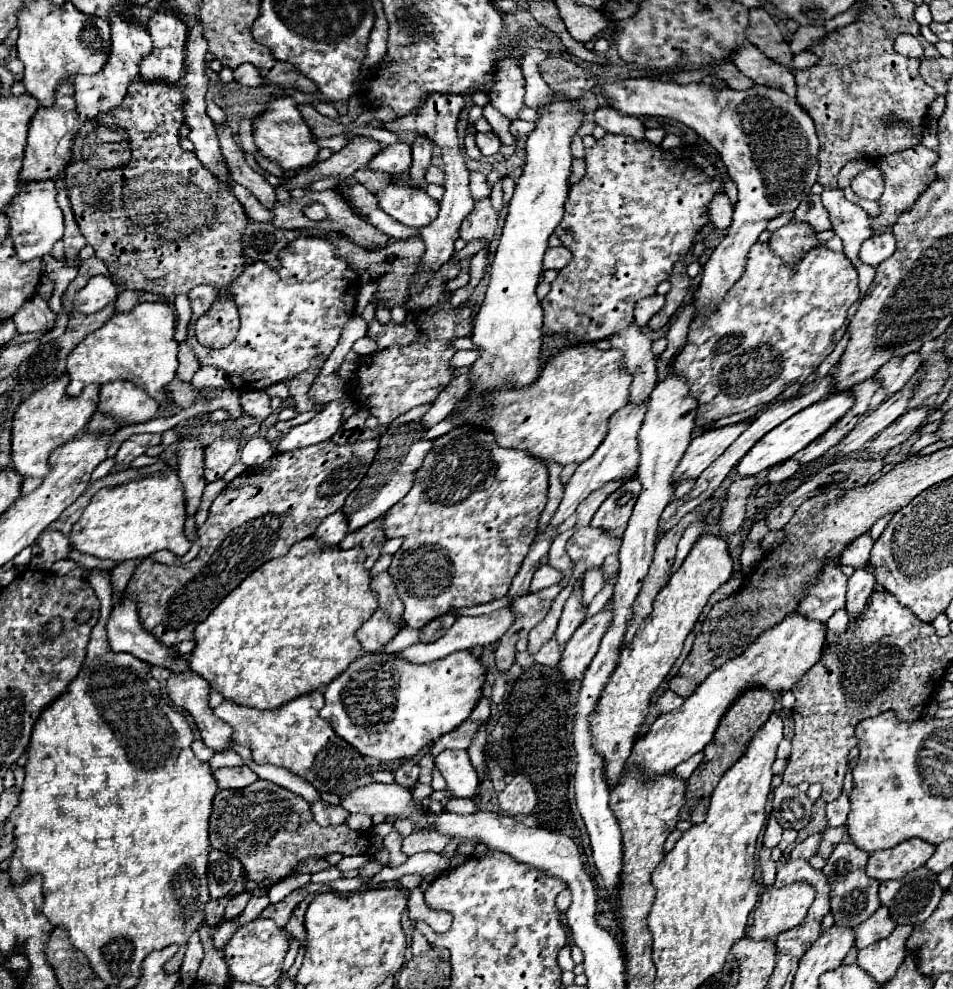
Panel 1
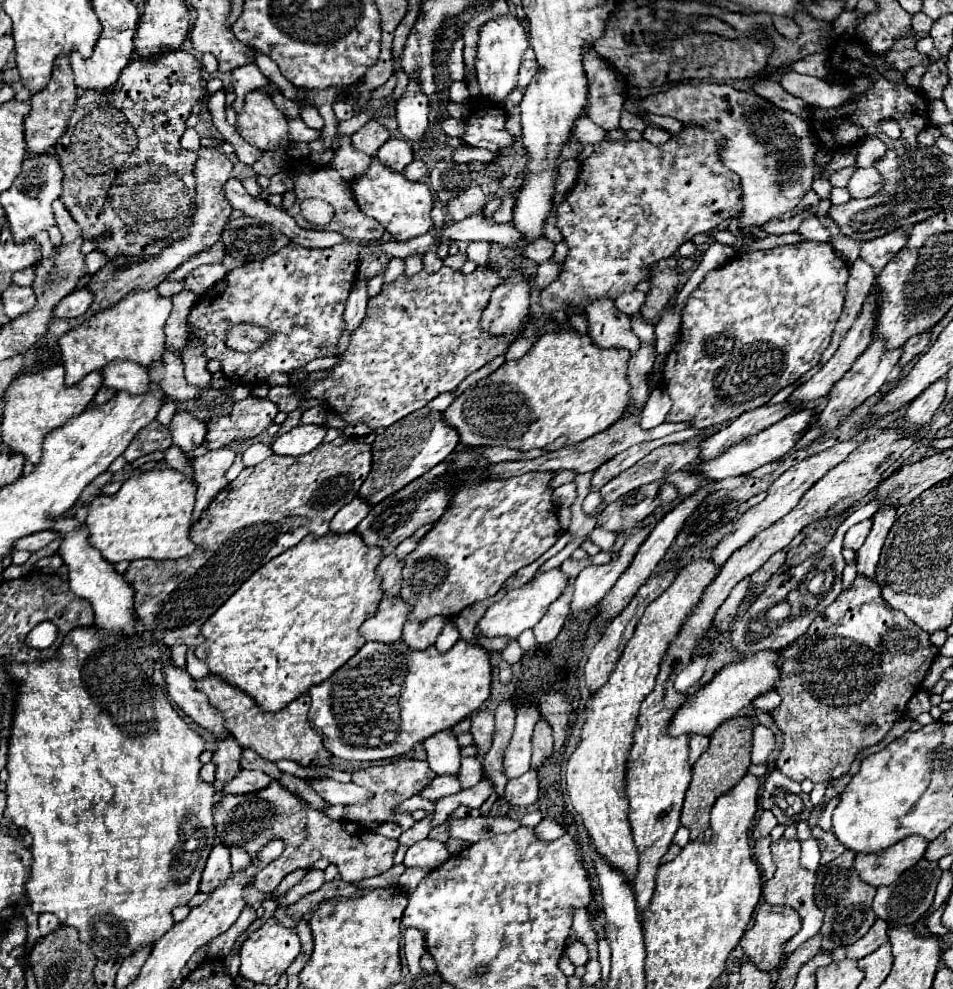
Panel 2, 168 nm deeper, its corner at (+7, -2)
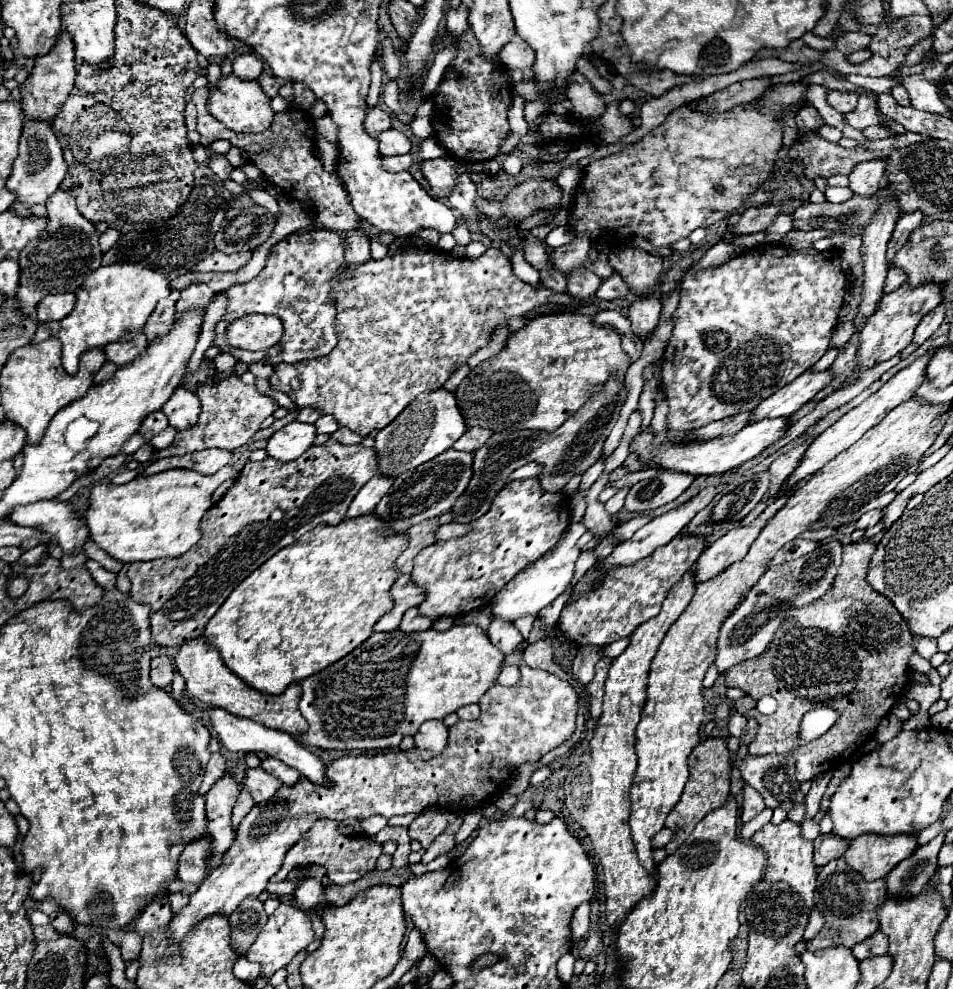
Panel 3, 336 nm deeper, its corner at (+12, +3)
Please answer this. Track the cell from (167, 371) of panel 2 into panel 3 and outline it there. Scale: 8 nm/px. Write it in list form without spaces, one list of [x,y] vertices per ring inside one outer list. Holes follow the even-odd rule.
[[[172,290],[172,294],[164,300],[160,300],[160,304],[156,304],[152,316],[148,318],[148,324],[144,326],[144,334],[148,336],[148,340],[166,334],[174,322],[174,312],[176,312],[176,300],[178,300],[180,292]]]

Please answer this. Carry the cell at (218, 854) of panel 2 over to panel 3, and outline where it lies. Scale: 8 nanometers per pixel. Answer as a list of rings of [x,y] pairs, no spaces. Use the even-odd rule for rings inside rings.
[[[200,838],[188,848],[184,848],[184,856],[180,856],[180,872],[178,878],[184,882],[200,884],[206,878],[206,860],[208,860],[208,838]]]

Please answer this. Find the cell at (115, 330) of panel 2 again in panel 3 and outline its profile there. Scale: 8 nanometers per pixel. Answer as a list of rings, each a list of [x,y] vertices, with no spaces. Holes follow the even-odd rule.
[[[110,264],[92,272],[76,290],[74,310],[60,320],[56,336],[62,342],[62,366],[68,374],[78,372],[80,354],[120,340],[126,332],[140,332],[158,300],[170,294],[170,280],[142,264]]]

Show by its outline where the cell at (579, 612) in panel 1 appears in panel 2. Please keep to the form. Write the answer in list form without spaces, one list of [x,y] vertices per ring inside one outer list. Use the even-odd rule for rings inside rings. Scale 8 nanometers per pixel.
[[[645,527],[645,529],[635,531],[635,535],[629,535],[625,539],[625,545],[621,547],[621,555],[617,559],[611,559],[611,563],[601,565],[601,567],[589,565],[577,575],[575,587],[573,587],[573,599],[569,605],[571,615],[579,611],[587,611],[589,607],[597,605],[605,597],[605,593],[613,587],[617,577],[629,567],[633,555],[637,553],[639,545],[645,541],[649,531],[651,529]]]

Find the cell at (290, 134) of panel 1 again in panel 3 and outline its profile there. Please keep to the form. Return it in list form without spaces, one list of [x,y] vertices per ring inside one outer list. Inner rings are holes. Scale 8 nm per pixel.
[[[234,74],[230,76],[220,76],[216,88],[210,88],[210,98],[208,98],[208,112],[220,122],[224,122],[230,130],[234,132],[244,132],[244,134],[256,134],[264,132],[270,128],[274,112],[270,108],[270,98],[264,94],[260,84],[254,82],[242,82]]]

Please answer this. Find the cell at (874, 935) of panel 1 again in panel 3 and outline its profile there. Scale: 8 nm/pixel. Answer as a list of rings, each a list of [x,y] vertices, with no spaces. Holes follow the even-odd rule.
[[[878,930],[874,936],[864,940],[862,944],[854,946],[852,954],[858,960],[866,960],[866,958],[874,958],[874,956],[884,956],[884,954],[888,954],[888,938]]]

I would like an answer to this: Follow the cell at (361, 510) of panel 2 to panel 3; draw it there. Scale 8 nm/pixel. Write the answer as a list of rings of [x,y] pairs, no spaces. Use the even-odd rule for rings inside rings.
[[[378,472],[368,484],[364,484],[364,488],[356,494],[354,502],[348,508],[348,518],[356,518],[356,516],[372,512],[376,508],[376,504],[382,500],[382,496],[388,492],[388,488],[392,486],[392,480],[396,480],[396,478],[390,478],[390,476],[384,476],[382,472]]]

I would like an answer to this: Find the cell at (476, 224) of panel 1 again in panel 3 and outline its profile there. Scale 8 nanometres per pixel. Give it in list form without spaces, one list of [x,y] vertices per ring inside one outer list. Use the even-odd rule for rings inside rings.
[[[436,158],[436,160],[424,160],[420,162],[420,170],[424,174],[424,178],[432,184],[432,194],[438,200],[446,200],[450,194],[452,184],[456,182],[456,172],[454,172],[454,158]]]

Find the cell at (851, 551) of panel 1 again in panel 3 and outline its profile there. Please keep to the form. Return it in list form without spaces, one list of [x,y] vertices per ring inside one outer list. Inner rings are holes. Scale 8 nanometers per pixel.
[[[870,510],[870,512],[866,512],[866,514],[854,524],[854,528],[866,530],[866,528],[870,528],[870,526],[876,526],[876,524],[880,522],[880,518],[882,518],[882,510]]]

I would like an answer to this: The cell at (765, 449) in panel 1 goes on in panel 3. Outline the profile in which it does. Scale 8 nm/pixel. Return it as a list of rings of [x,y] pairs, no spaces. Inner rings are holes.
[[[766,418],[766,420],[748,424],[744,430],[736,432],[734,436],[720,436],[712,440],[690,440],[690,442],[684,436],[674,436],[670,440],[664,440],[662,444],[654,444],[654,432],[648,426],[634,436],[634,440],[630,442],[630,452],[636,454],[640,462],[650,462],[650,466],[658,466],[664,470],[676,470],[676,472],[686,472],[686,474],[706,474],[706,476],[724,474],[752,460],[772,442],[782,438],[786,424],[788,424],[788,418],[772,418],[772,420]]]

